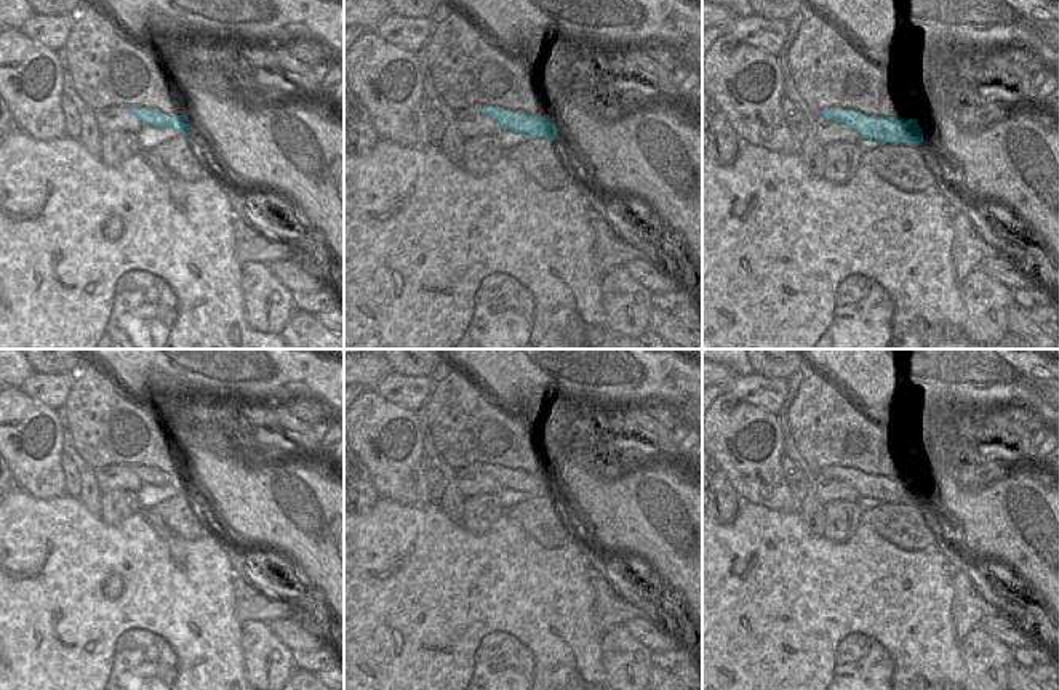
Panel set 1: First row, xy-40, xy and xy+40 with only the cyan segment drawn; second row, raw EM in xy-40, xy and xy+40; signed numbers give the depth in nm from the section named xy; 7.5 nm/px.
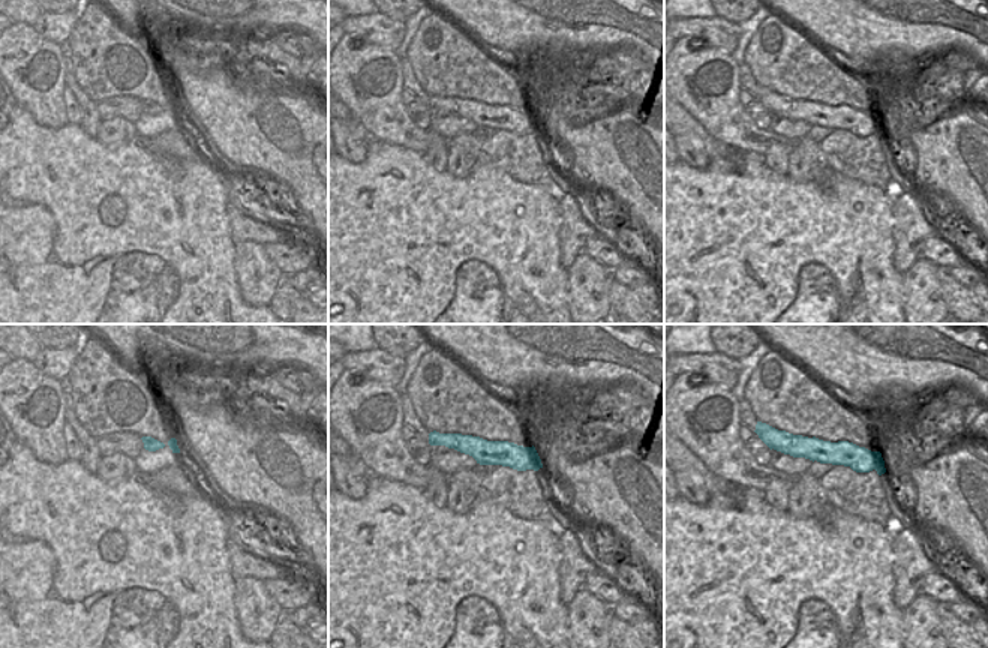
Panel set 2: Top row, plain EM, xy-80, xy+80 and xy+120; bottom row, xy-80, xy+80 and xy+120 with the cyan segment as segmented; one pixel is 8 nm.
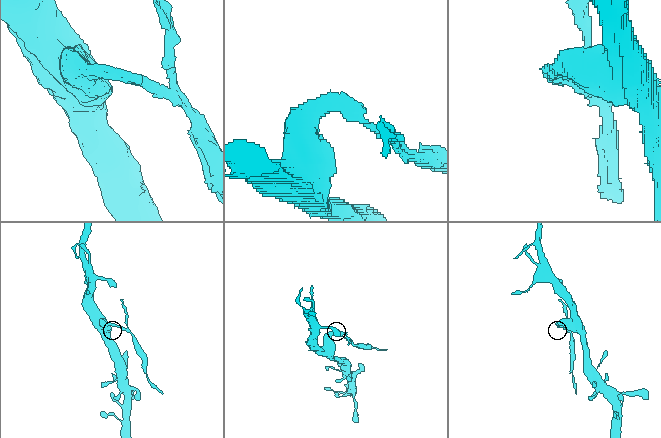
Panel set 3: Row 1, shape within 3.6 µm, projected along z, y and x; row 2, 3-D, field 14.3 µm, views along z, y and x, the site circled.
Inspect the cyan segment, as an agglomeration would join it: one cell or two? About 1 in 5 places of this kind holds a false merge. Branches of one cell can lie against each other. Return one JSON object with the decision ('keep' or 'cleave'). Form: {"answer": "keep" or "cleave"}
{"answer": "cleave"}

